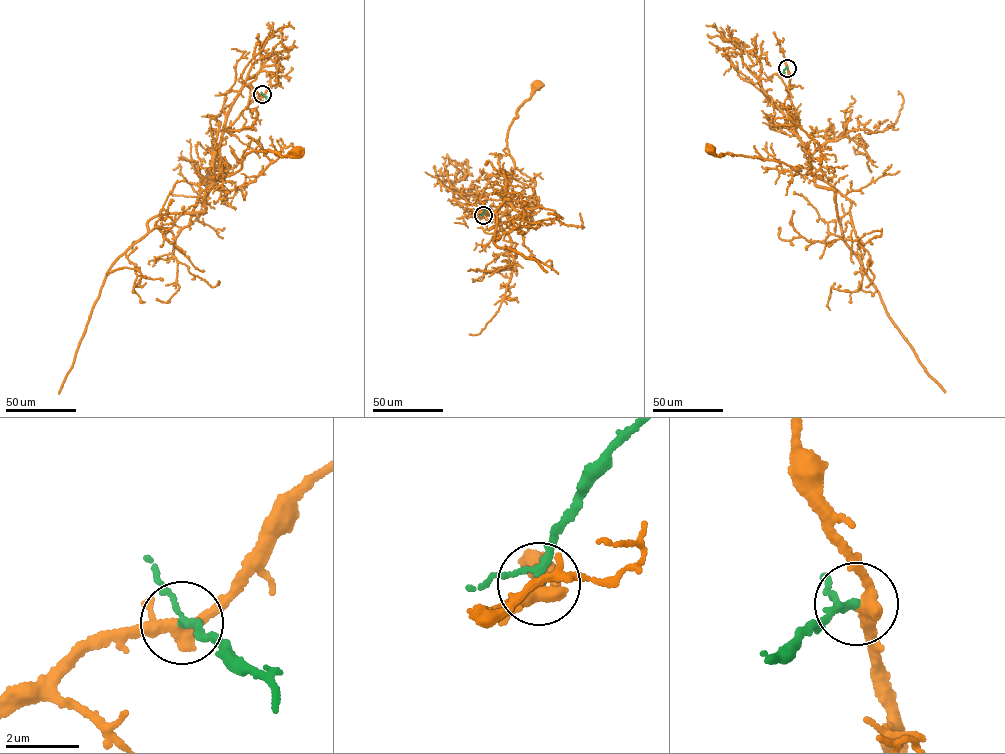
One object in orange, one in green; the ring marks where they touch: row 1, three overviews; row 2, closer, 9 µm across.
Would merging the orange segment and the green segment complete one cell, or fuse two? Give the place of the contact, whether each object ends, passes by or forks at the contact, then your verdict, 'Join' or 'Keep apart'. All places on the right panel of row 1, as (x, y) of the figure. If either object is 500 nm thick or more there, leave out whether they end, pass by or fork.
Place: (787, 68). At the ring orange forks. At the ring green passes by. Join

